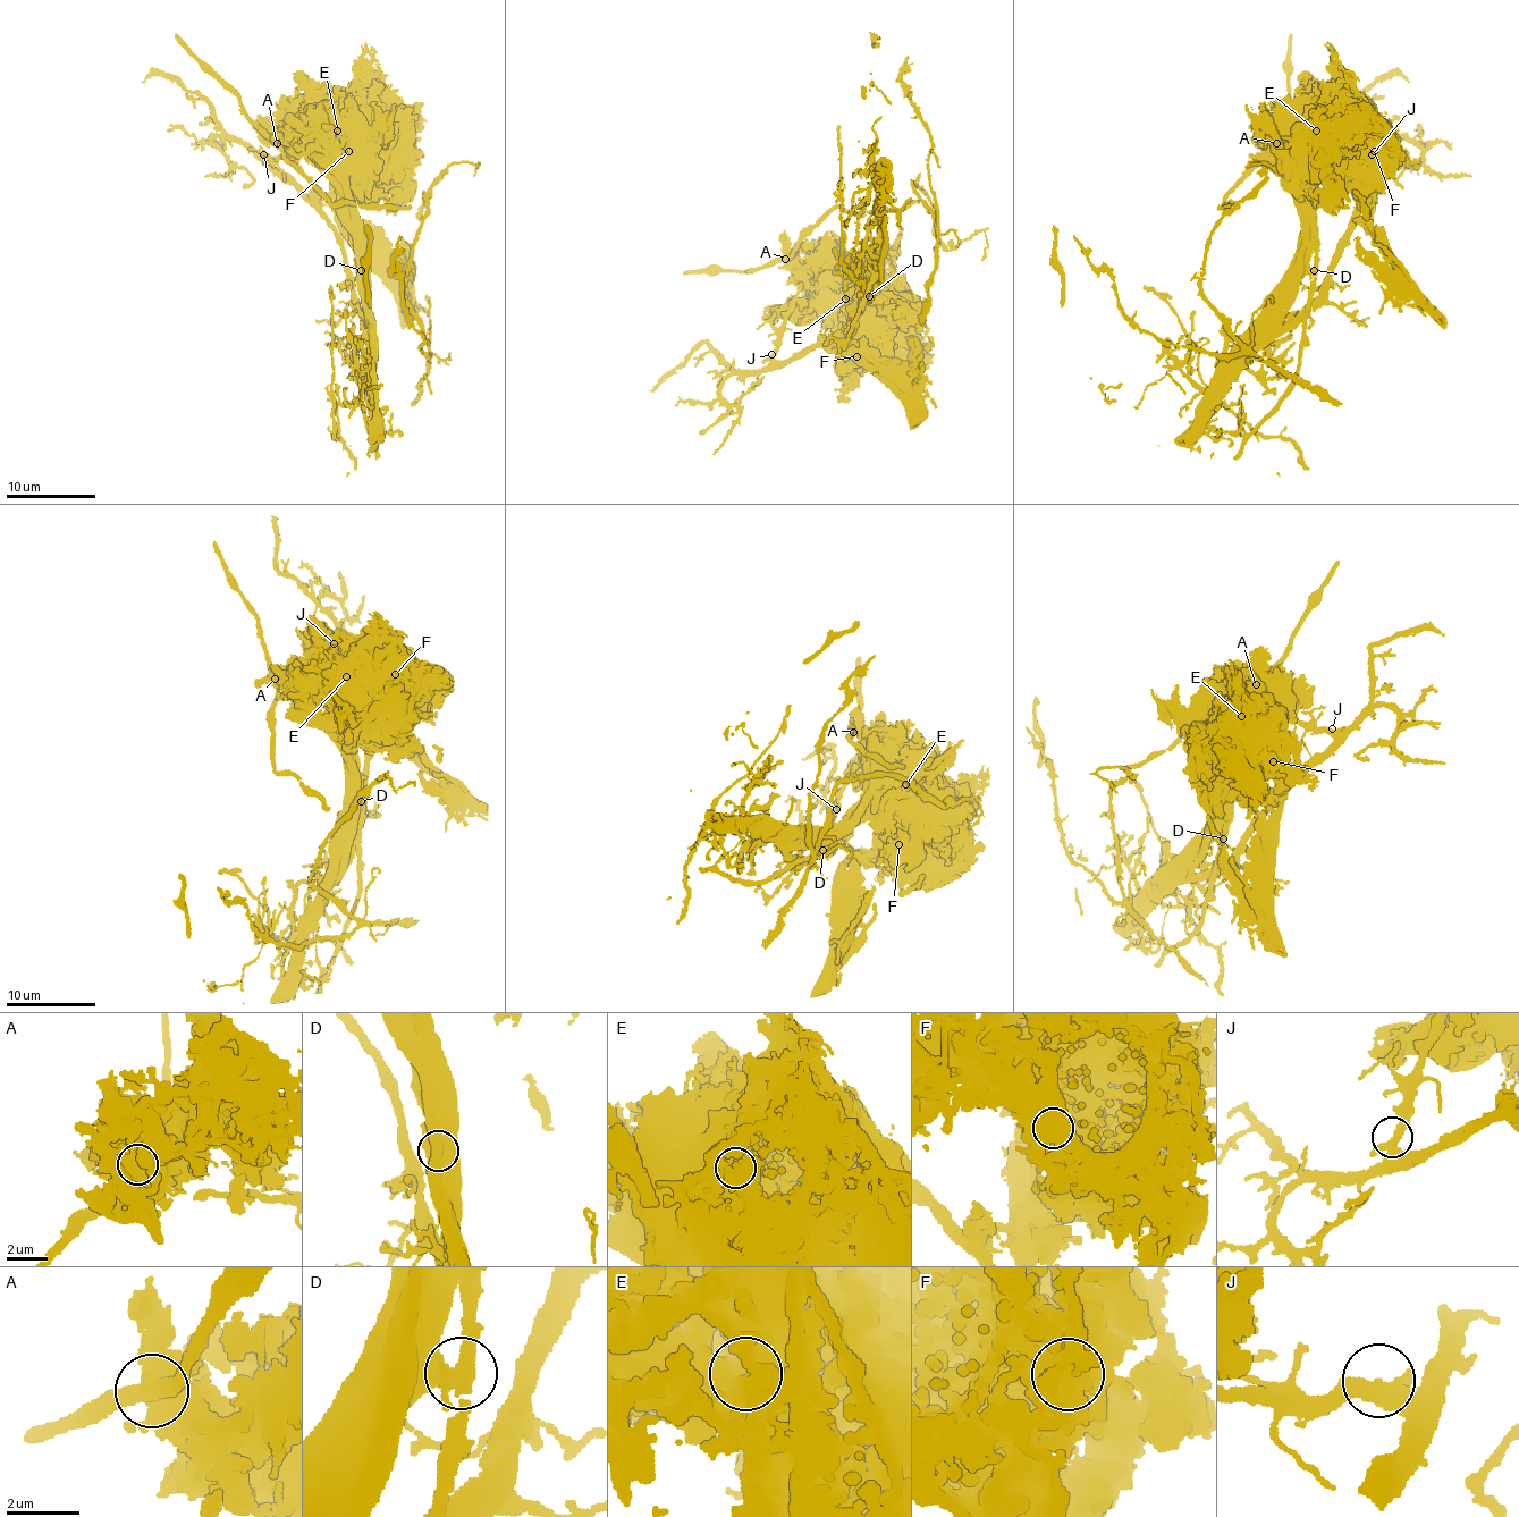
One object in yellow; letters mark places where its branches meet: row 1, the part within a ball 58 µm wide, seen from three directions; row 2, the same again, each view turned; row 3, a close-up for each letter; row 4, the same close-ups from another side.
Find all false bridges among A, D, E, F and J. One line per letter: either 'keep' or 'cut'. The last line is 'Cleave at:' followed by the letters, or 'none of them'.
A: cut
D: cut
E: cut
F: keep
J: keep
Cleave at: A, D, E

